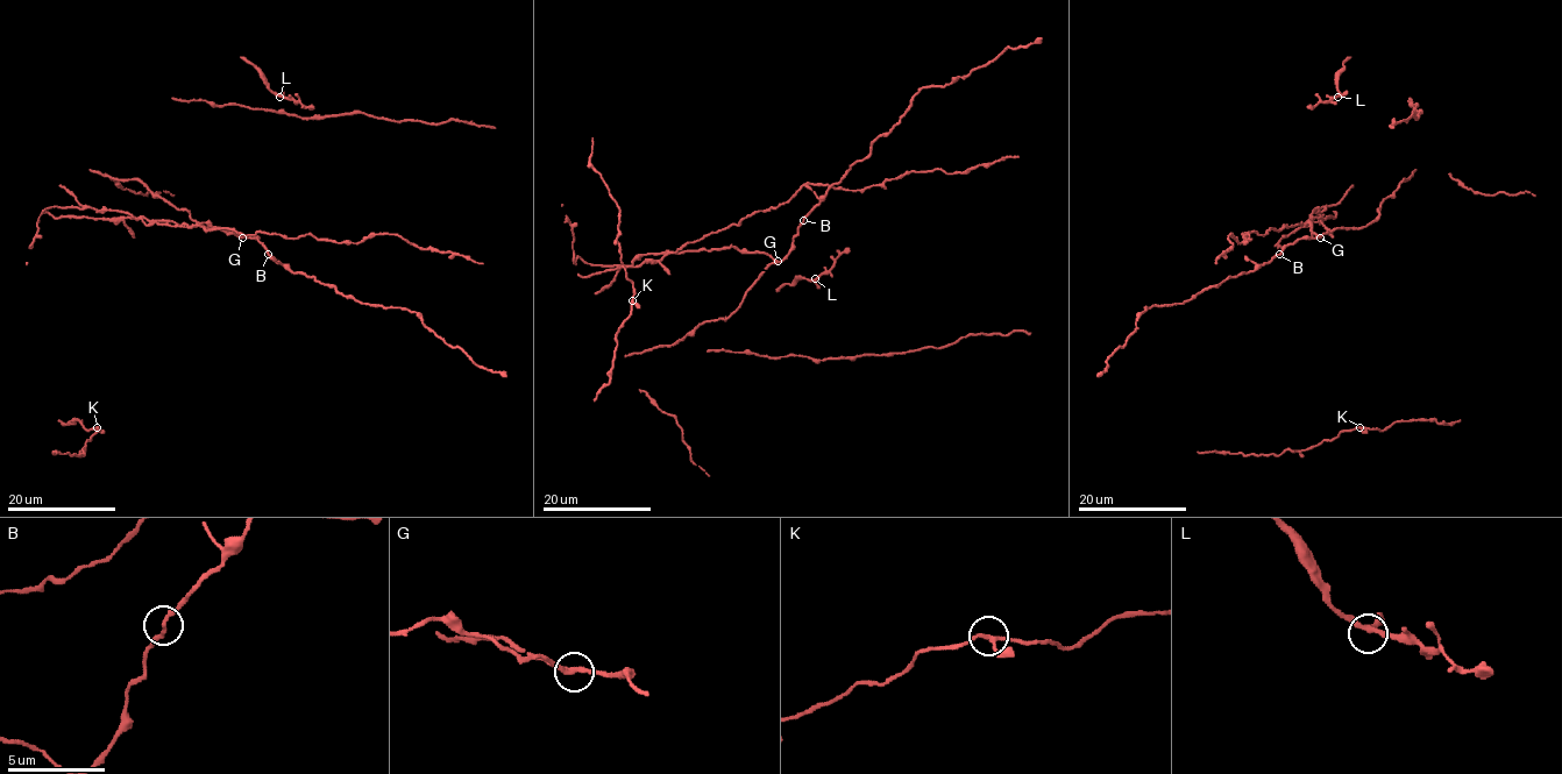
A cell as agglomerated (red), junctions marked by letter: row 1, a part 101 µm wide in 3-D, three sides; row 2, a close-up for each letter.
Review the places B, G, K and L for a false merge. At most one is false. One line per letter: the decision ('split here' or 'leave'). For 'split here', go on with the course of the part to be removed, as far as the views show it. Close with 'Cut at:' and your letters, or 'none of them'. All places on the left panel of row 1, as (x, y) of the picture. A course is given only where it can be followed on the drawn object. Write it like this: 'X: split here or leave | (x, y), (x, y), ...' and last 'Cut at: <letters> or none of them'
B: leave
G: split here | (242, 236), (206, 224), (142, 219), (354, 243), (397, 234), (424, 249), (483, 264)
K: leave
L: leave
Cut at: G

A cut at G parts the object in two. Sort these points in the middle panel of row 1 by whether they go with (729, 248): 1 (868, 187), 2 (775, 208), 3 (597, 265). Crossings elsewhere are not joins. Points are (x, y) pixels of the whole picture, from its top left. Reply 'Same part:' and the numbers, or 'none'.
Same part: 1, 2, 3

